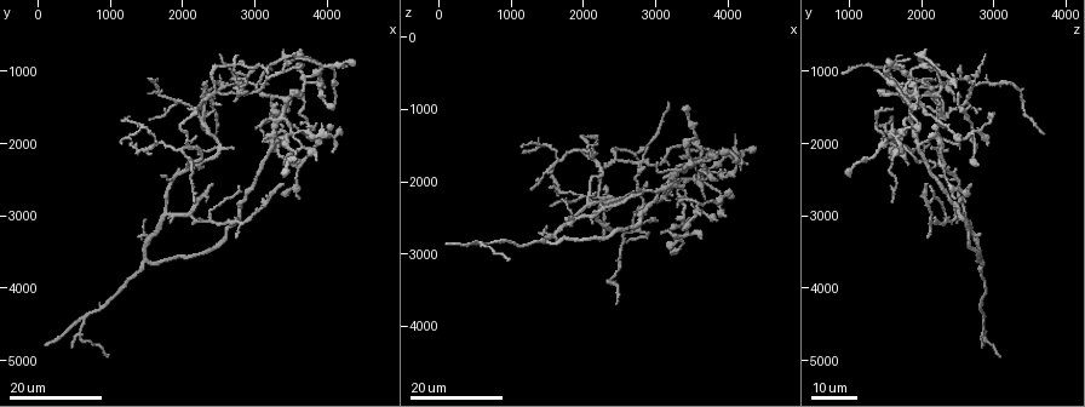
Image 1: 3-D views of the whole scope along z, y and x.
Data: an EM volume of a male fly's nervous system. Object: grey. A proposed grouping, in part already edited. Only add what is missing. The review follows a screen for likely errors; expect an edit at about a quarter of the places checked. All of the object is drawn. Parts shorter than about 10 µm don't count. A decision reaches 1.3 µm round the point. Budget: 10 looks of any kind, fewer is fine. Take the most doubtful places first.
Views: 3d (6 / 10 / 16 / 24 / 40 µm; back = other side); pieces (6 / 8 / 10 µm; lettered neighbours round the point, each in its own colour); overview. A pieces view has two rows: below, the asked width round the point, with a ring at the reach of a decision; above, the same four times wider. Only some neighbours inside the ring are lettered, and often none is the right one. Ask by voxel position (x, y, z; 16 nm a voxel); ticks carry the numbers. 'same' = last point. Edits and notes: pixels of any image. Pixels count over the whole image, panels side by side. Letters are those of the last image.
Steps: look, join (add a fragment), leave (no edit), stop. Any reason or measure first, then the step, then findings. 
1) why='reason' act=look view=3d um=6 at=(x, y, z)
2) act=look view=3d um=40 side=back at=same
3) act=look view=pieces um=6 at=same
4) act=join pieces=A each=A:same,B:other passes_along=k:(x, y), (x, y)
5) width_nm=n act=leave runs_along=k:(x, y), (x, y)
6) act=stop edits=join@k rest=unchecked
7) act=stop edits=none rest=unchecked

why='an open end' act=look view=3d um=16 at=(150, 4800, 2900)

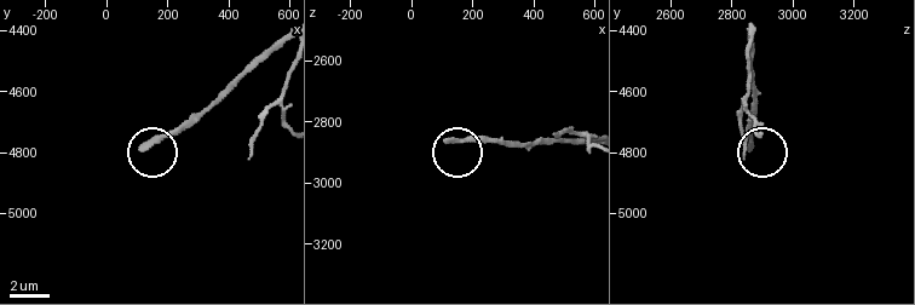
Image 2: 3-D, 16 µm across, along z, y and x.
act=look view=pieces um=10 at=(120, 4790, 2860)

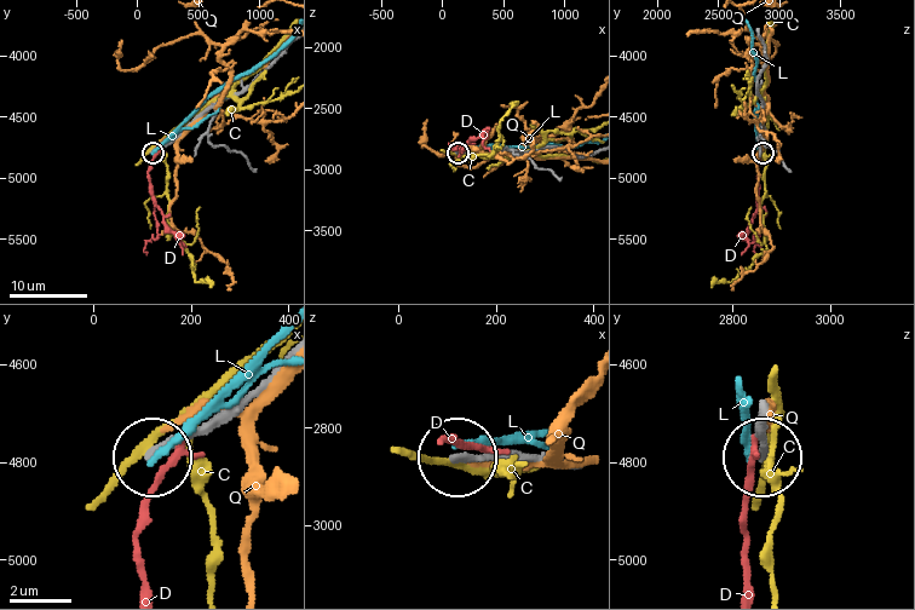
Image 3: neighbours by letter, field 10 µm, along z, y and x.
width_nm=220 act=leave each=C:other,D:other,L:other,Q:other found='no lettered fragment goes on from it'

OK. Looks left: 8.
why='thin end' act=look view=3d um=16 at=(3000, 1800, 1750)

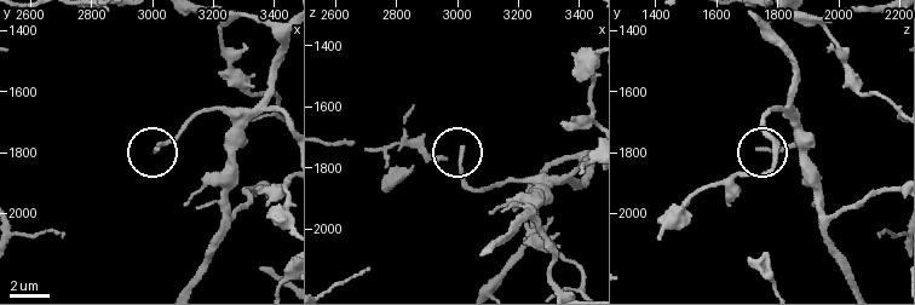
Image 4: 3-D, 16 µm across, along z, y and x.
act=look view=pieces um=8 at=(3020, 1790, 1740)

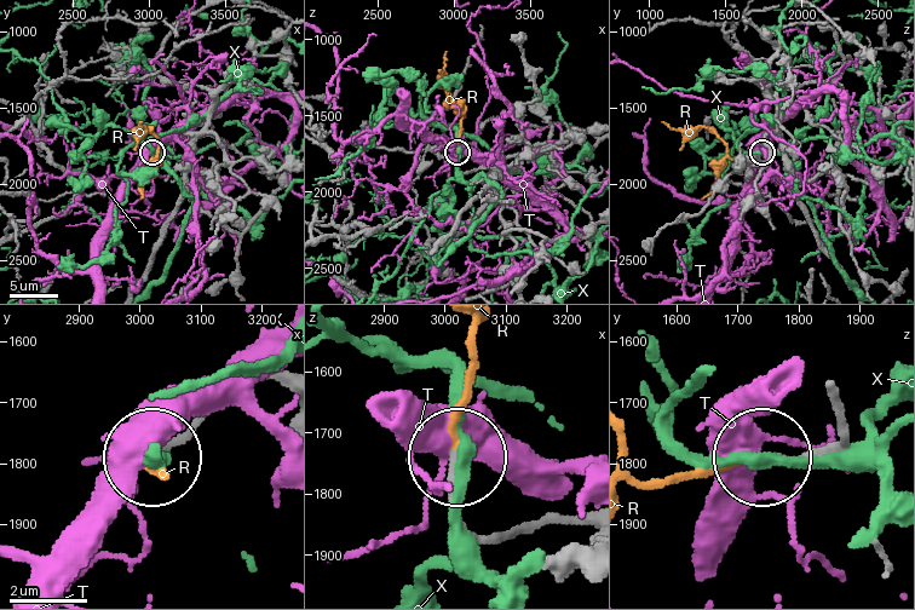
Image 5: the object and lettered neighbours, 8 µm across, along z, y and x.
act=join pieces=R each=R:same,T:other,X:other found='it goes on there'

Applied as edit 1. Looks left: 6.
why='free end' act=look view=3d um=16 at=(2400, 2600, 2700)

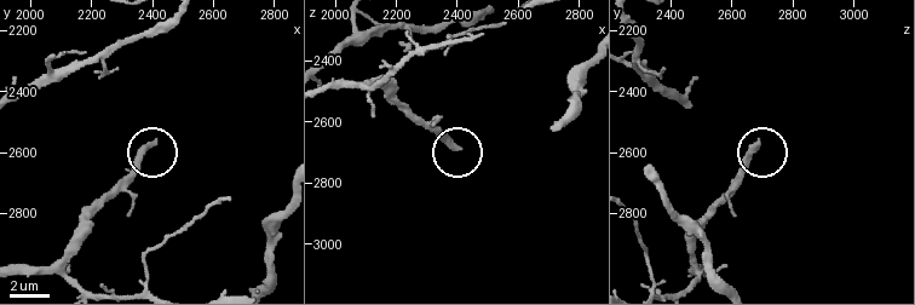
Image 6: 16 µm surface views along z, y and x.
act=look view=pieces um=6 at=(2410, 2570, 2690)

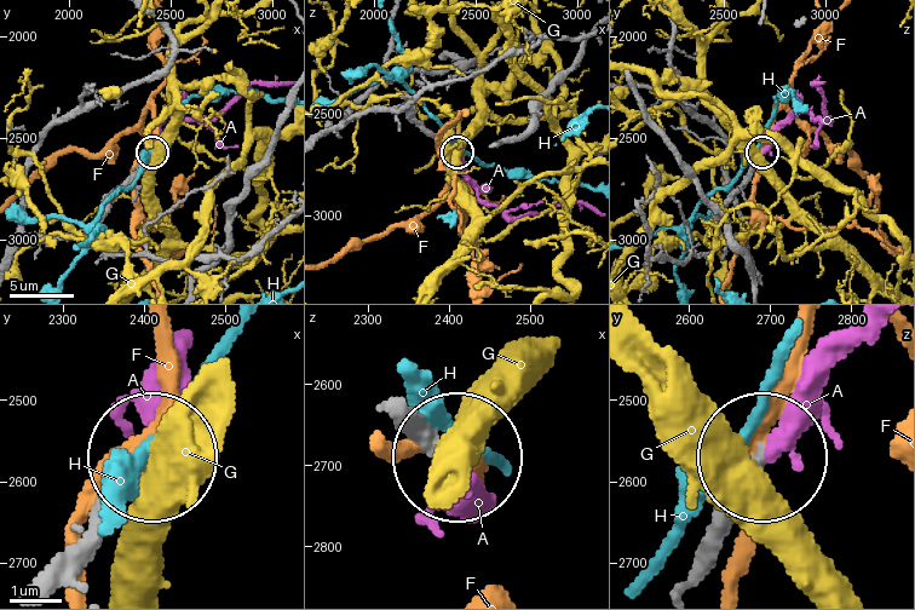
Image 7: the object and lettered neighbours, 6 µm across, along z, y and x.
act=join pieces=A each=A:same,F:other,G:other,H:other passes_along=7:(712, 524), (803, 393), (881, 328) found='the neuron continues'

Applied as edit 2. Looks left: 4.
act=look view=overview

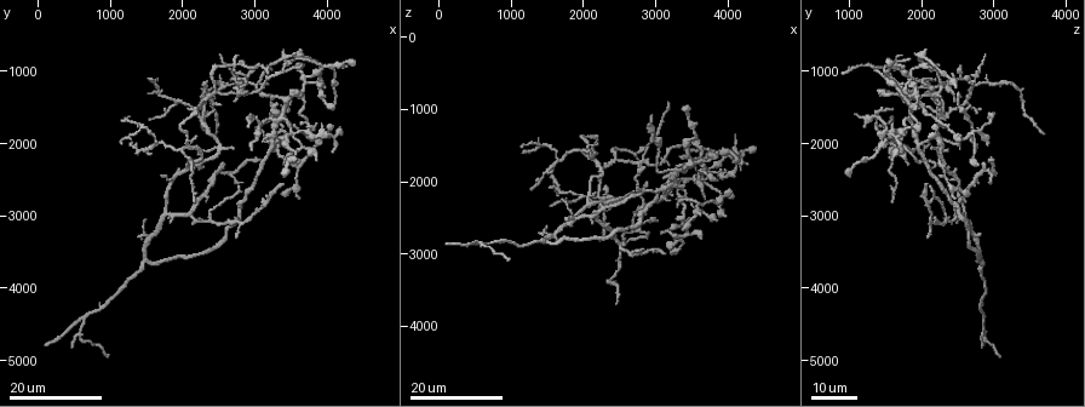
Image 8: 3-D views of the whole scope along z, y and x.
why='long arm stops here' act=look view=3d um=16 at=(950, 4900, 3100)

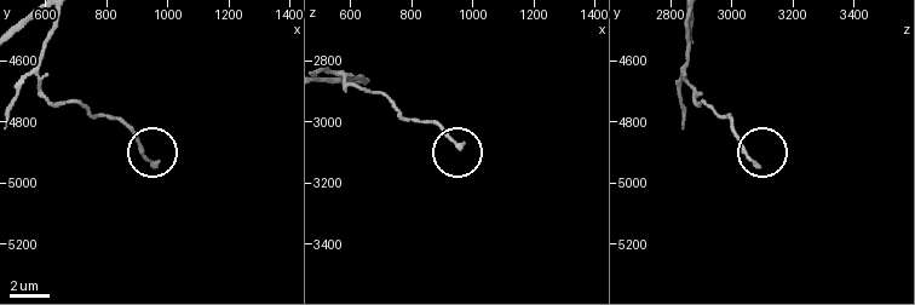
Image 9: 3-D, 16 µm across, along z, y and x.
act=look view=pieces um=8 at=(950, 4940, 3080)

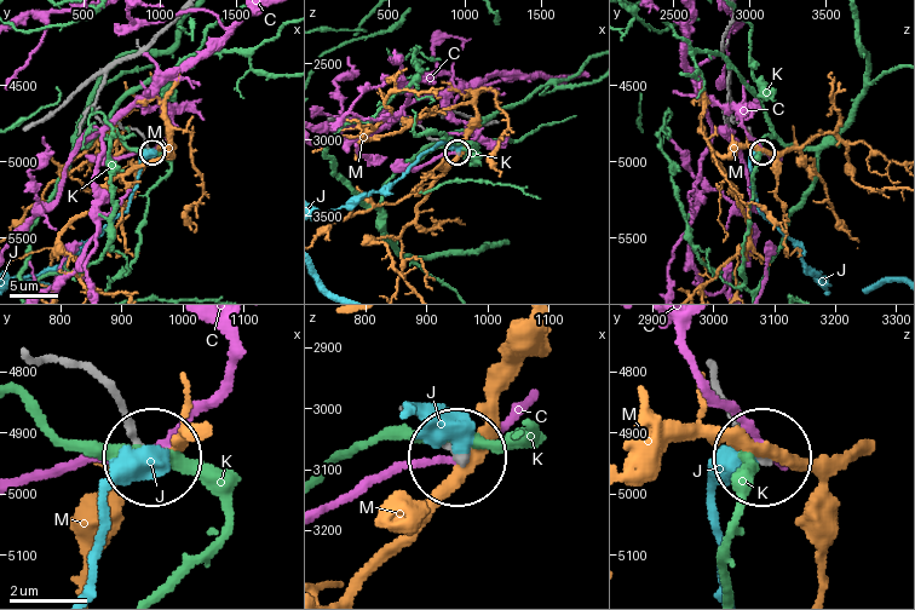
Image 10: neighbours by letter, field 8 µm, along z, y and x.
act=leave each=C:other,J:other,K:other,M:other runs_along=10:(711, 369), (757, 454) found='none of them fits'

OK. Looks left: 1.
act=stop edits=join@5,join@7 rest=unchecked

